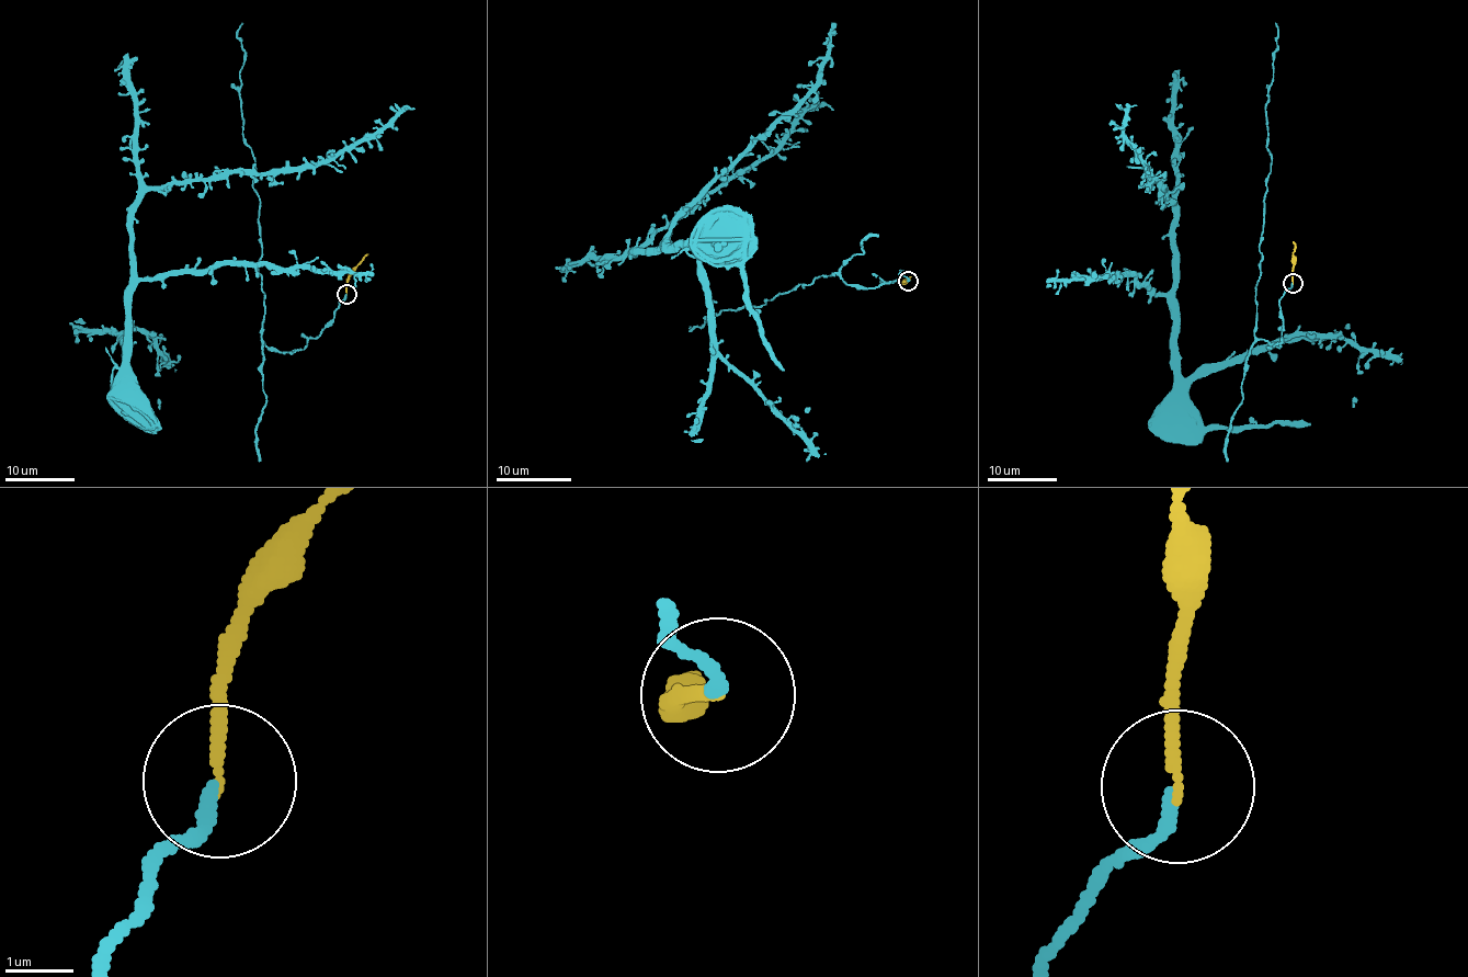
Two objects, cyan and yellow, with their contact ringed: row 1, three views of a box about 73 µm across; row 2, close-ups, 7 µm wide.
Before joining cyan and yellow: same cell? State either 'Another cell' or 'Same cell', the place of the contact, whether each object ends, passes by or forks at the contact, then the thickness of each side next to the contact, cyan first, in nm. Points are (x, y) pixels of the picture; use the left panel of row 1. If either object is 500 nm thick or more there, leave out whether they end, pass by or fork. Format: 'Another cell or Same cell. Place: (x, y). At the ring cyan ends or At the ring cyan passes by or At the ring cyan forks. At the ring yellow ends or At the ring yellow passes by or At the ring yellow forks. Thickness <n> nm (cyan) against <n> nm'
Same cell. Place: (346, 294). At the ring cyan ends. At the ring yellow ends. Thickness 190 nm (cyan) against 150 nm

